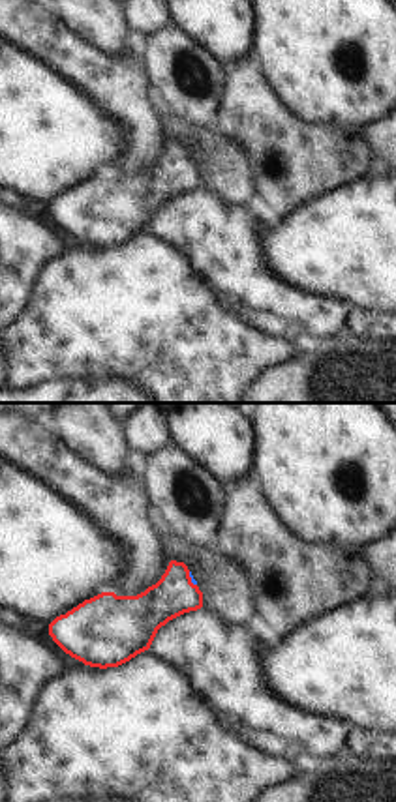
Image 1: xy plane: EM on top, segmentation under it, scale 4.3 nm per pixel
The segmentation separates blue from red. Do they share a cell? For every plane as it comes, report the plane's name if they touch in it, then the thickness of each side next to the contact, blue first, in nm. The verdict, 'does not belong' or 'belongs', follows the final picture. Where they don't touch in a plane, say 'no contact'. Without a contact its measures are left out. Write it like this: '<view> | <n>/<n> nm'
xy | 20/180 nm

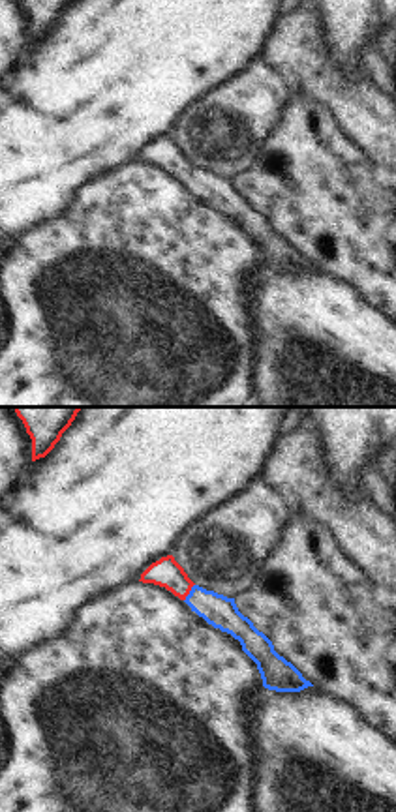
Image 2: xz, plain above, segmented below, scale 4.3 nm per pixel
xz | 140/130 nm

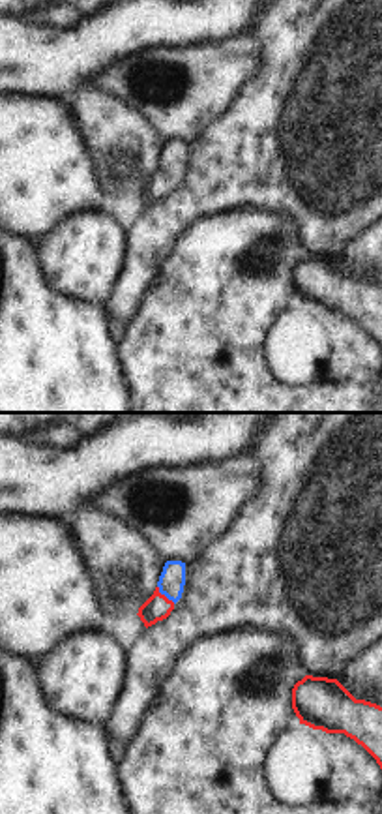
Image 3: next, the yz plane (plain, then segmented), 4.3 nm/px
yz | 110/110 nm

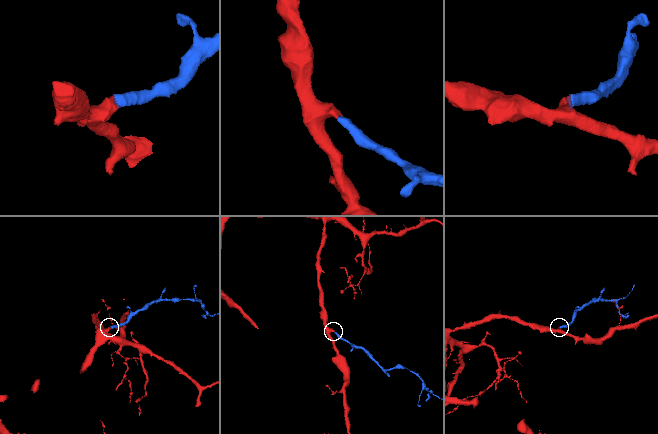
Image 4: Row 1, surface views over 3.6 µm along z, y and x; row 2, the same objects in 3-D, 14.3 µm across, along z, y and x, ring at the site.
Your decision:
belongs

